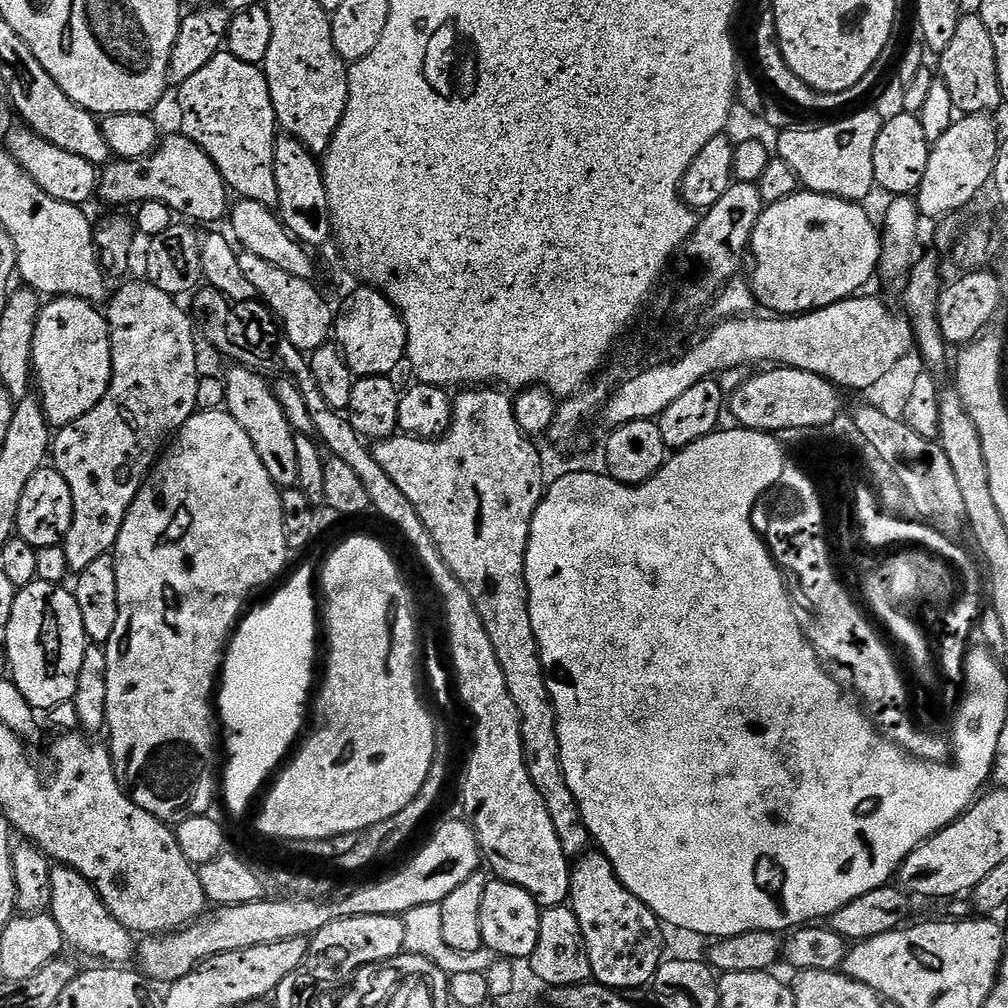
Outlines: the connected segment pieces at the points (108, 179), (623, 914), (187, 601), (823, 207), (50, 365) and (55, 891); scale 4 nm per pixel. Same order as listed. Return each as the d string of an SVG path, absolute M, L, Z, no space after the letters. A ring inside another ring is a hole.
M181 134L165 135L149 156L137 160L116 158L103 165L98 176L98 196L108 204L139 206L145 200L162 202L177 217L197 225L216 224L230 212L230 189L218 166L199 145Z
M599 850L589 851L579 857L572 868L572 894L570 897L572 913L582 926L584 941L588 946L592 963L592 980L604 987L628 990L626 988L644 988L656 979L656 972L665 959L664 932L662 922L641 900L616 876L612 863Z
M226 410L195 411L191 418L180 427L170 447L157 459L144 484L138 490L122 530L116 539L114 559L118 578L118 622L114 622L114 634L110 634L104 648L106 656L106 737L112 754L112 764L116 775L124 785L132 801L142 810L154 814L154 818L163 820L169 826L181 824L191 816L203 816L211 813L212 803L218 800L218 764L216 768L216 728L218 732L218 712L214 707L214 693L218 688L218 677L230 637L245 611L244 603L251 598L252 592L268 584L288 564L290 553L286 542L286 530L282 522L281 489L266 474L250 434L238 426L238 422Z
M801 190L782 202L767 205L764 213L754 226L750 245L750 260L756 265L752 268L750 287L753 297L772 314L799 316L814 312L834 302L848 300L857 295L872 276L877 275L880 266L881 229L872 220L860 202L843 200L837 196L827 196L821 192Z
M73 296L49 299L41 307L38 326L34 330L32 371L35 387L40 387L40 404L53 429L62 429L70 422L82 418L82 414L86 414L102 399L112 381L112 339L108 333L105 313L89 300L79 300Z
M56 864L50 874L50 896L51 909L50 915L54 918L54 922L58 922L58 930L62 930L65 945L77 948L80 952L85 952L88 956L93 956L93 961L103 962L108 966L124 966L133 959L134 956L134 936L128 931L126 926L122 926L118 922L118 918L114 918L110 914L110 910L102 902L102 898L98 894L98 890L86 878L82 878L82 874L78 874L78 870L74 870L65 864Z

